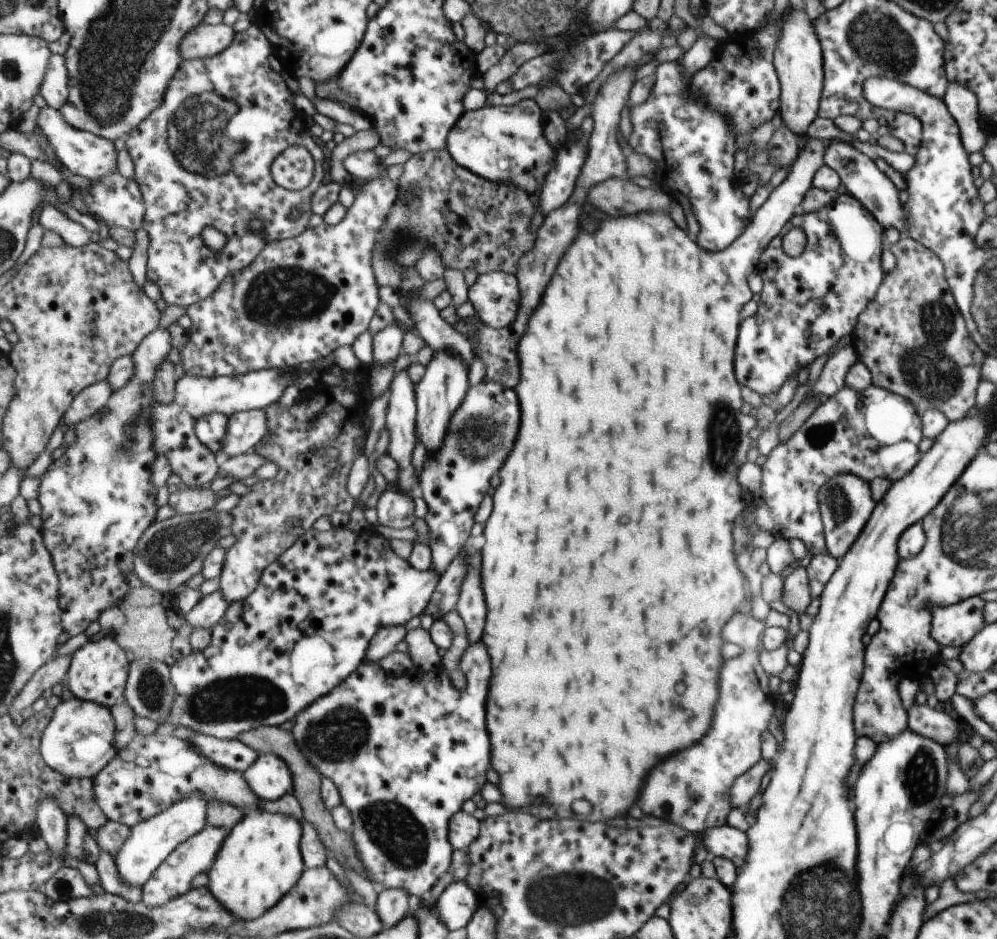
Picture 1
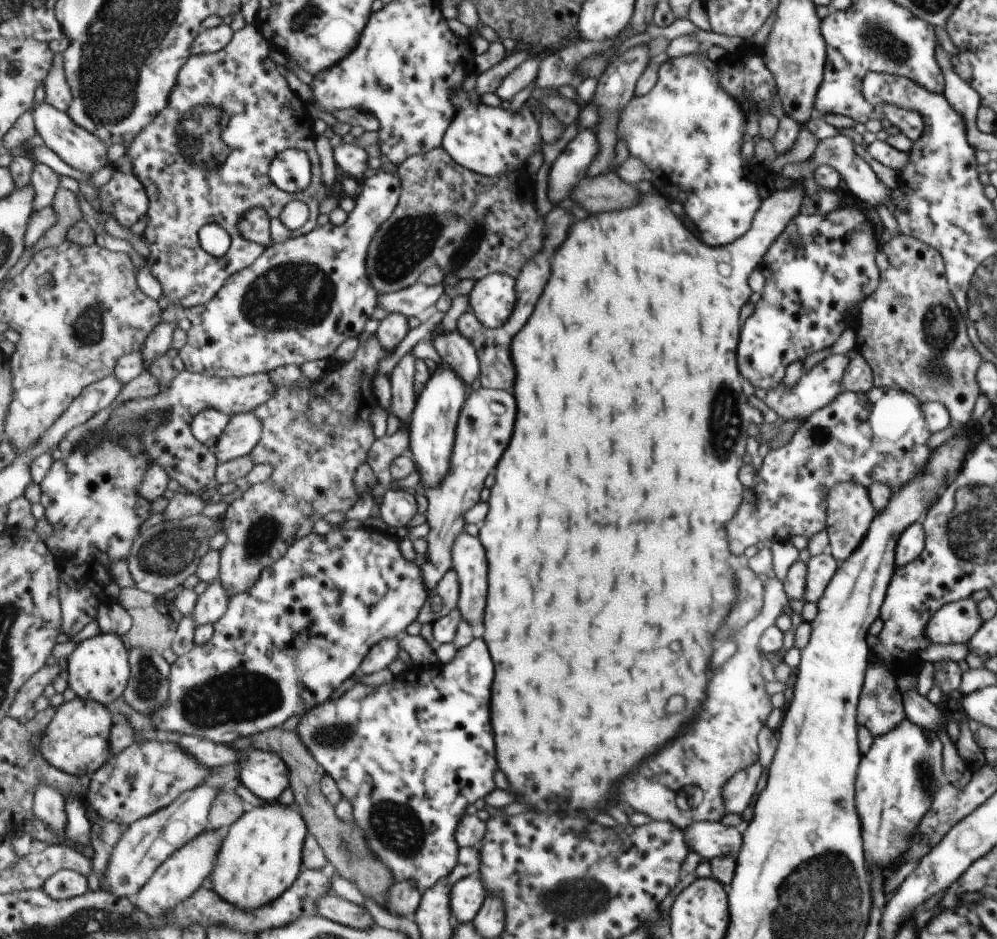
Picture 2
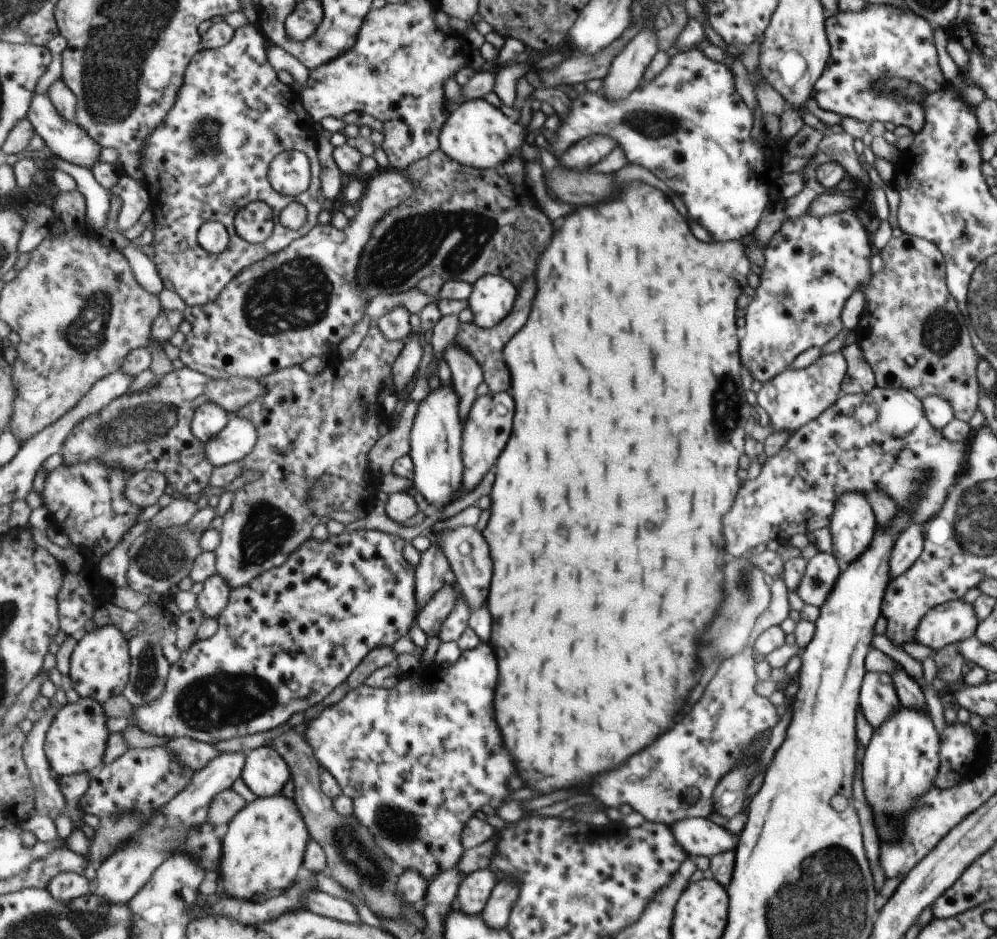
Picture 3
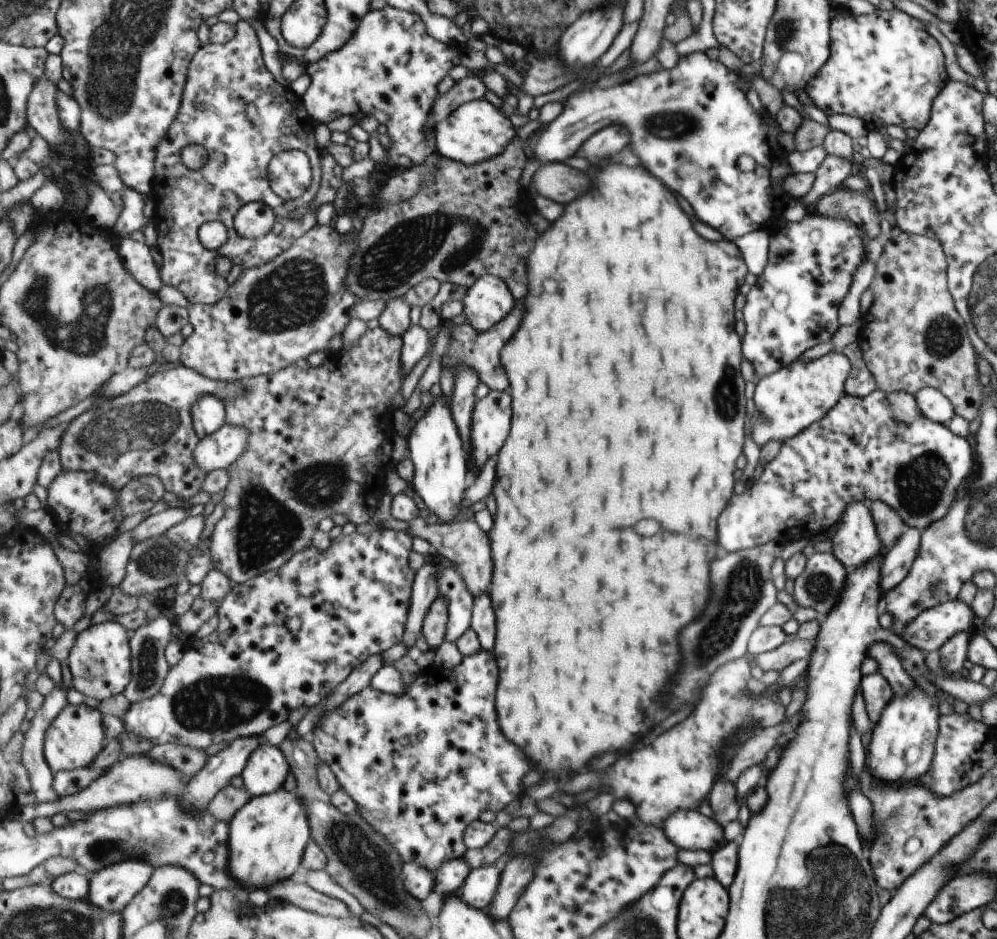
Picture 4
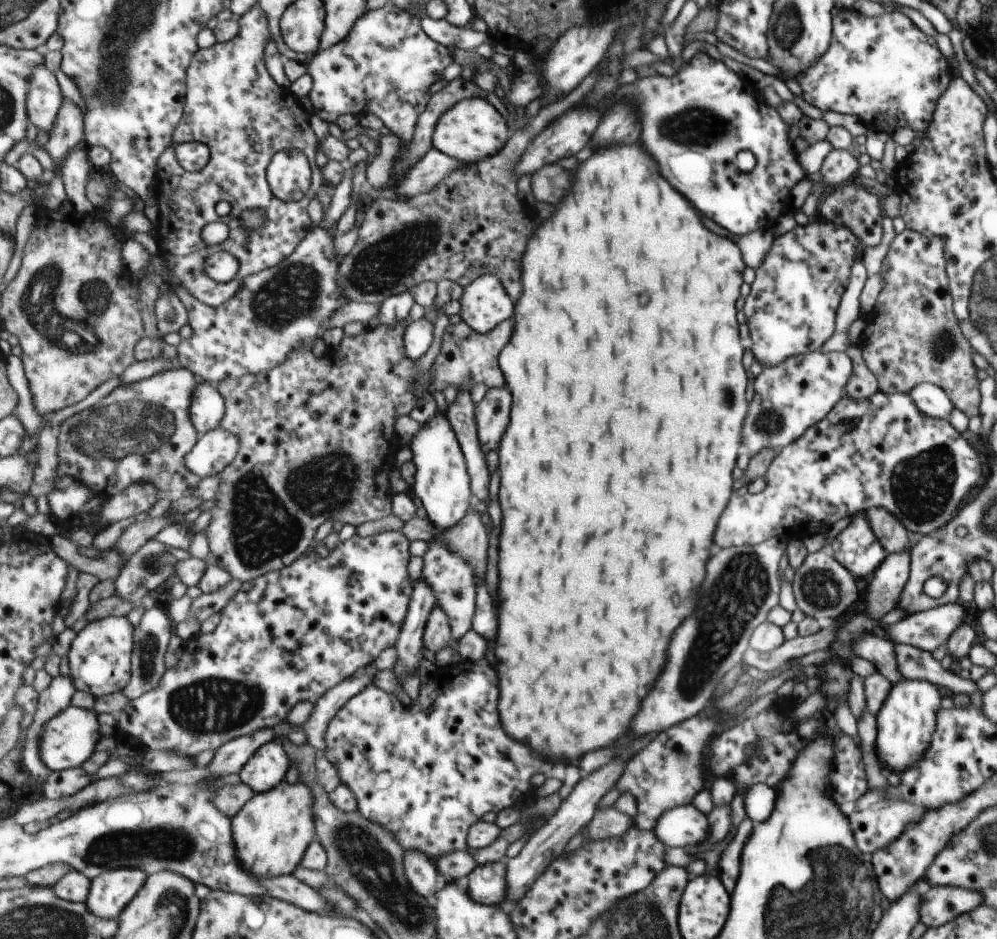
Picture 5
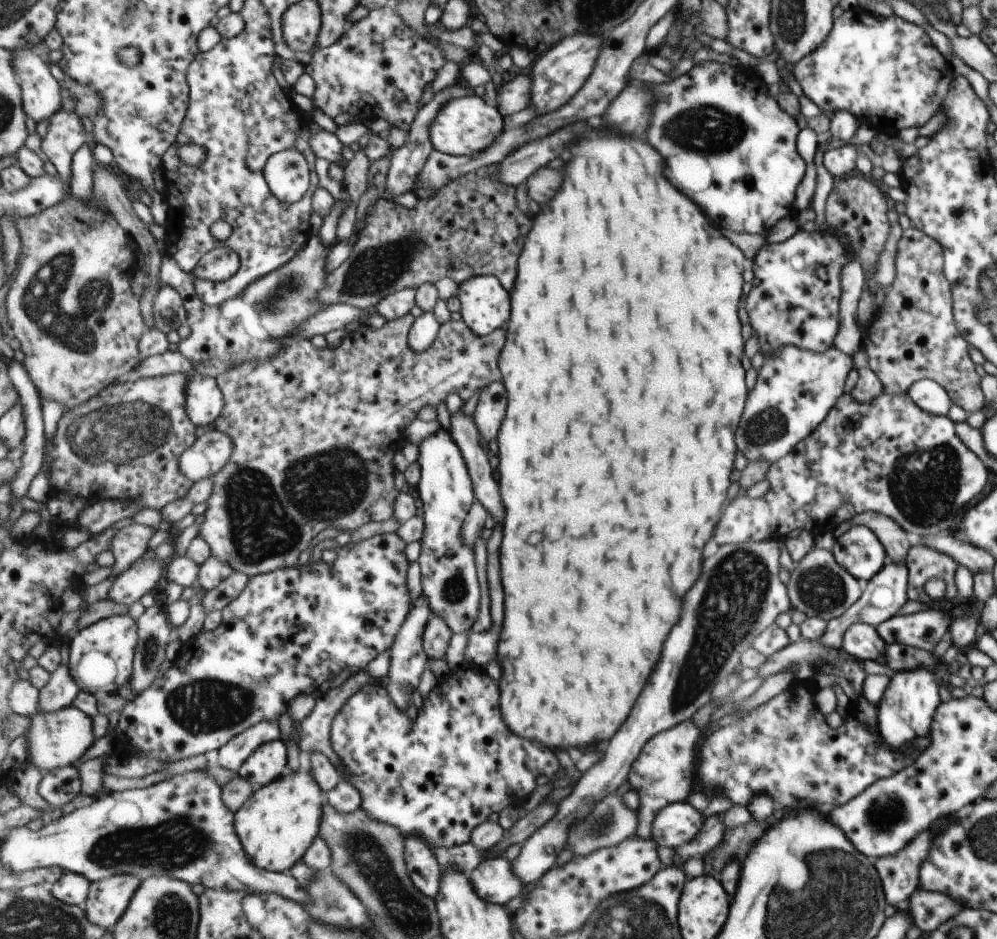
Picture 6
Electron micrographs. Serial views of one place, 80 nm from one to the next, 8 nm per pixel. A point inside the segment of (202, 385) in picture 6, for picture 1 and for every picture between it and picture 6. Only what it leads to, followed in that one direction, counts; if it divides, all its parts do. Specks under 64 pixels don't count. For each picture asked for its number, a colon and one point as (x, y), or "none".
1: (212, 429)
2: (208, 426)
3: (210, 419)
4: (209, 414)
5: (208, 408)

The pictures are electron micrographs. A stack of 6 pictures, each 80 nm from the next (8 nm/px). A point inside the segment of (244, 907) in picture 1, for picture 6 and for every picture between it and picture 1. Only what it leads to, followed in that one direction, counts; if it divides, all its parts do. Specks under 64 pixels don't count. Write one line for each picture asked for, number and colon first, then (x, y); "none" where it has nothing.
2: (261, 857)
3: (265, 846)
4: (268, 837)
5: (272, 832)
6: (278, 824)

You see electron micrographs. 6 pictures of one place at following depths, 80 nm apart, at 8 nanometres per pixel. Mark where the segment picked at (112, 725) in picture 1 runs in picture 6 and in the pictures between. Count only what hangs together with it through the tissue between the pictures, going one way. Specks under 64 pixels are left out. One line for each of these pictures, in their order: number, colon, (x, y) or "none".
2: (77, 741)
3: (77, 741)
4: (73, 741)
5: (69, 741)
6: (60, 739)

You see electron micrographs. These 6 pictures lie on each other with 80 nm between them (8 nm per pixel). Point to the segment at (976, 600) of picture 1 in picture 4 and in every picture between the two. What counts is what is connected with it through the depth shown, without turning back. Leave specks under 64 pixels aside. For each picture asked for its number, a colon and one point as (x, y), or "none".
2: (955, 622)
3: (945, 624)
4: (931, 628)

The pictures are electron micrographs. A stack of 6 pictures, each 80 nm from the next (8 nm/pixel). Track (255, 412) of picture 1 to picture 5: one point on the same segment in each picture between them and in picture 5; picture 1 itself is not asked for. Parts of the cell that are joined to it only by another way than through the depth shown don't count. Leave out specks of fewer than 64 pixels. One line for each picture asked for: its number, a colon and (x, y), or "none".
2: (243, 433)
3: (237, 440)
4: (220, 450)
5: (218, 448)

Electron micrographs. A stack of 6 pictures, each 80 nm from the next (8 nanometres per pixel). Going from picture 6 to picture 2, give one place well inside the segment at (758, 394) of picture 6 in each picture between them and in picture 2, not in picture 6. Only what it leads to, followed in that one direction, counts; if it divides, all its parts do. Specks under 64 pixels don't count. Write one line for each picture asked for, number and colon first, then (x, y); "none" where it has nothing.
2: (823, 383)
3: (791, 399)
4: (796, 396)
5: (788, 398)

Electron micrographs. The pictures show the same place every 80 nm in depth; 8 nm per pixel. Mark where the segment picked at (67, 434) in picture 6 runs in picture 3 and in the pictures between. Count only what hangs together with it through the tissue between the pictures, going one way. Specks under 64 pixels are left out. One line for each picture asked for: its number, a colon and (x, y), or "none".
3: (152, 430)
4: (149, 431)
5: (143, 432)

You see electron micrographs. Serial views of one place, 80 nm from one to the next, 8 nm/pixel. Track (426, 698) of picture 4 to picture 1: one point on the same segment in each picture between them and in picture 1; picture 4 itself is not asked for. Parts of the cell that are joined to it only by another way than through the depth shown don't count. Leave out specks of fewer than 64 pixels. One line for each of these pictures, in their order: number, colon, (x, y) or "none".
1: (405, 752)
2: (411, 755)
3: (418, 760)

